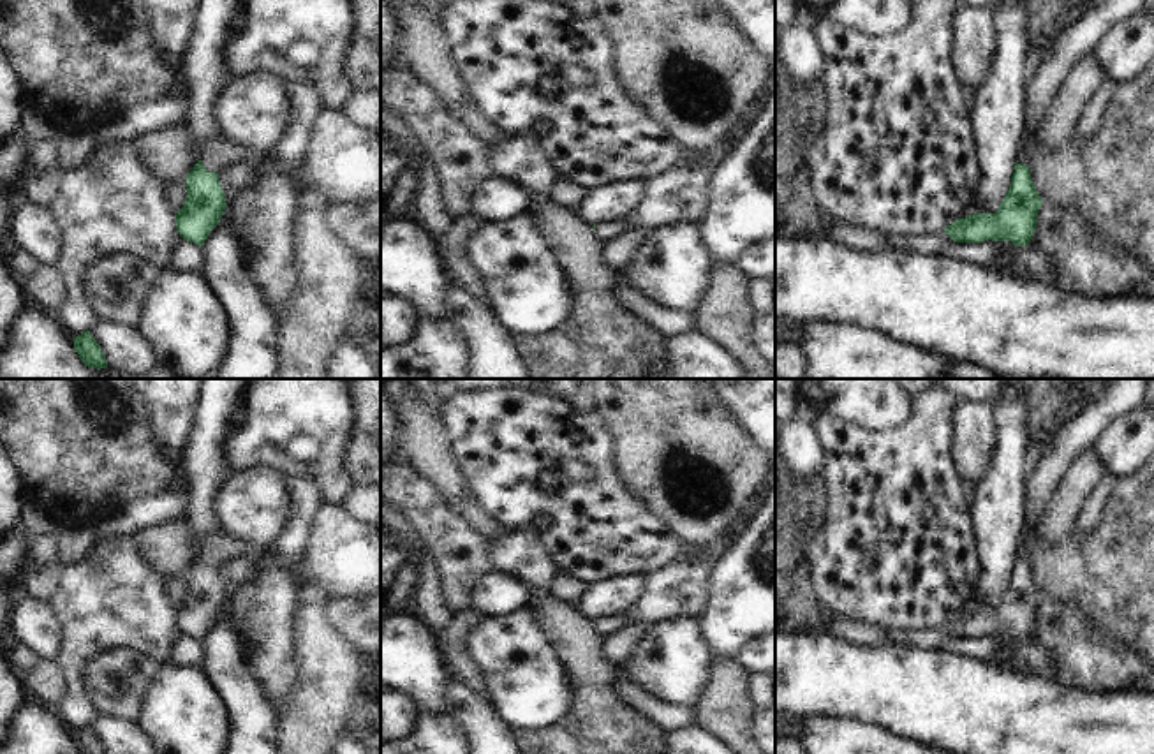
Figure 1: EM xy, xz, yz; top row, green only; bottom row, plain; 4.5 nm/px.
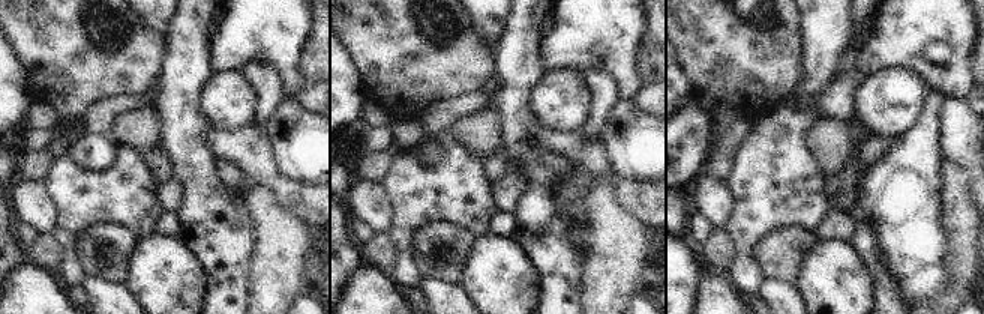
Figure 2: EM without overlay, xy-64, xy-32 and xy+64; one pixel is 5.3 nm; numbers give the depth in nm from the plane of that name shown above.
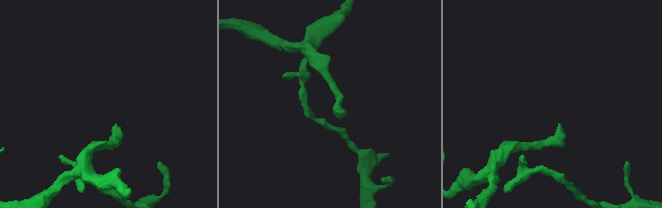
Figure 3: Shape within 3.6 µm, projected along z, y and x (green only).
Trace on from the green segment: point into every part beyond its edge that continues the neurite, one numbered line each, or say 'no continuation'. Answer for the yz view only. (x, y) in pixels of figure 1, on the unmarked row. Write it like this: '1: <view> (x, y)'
1: yz (1026, 539).

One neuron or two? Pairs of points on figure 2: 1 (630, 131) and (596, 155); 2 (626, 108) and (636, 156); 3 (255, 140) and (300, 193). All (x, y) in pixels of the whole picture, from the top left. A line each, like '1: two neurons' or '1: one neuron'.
1: two neurons
2: one neuron
3: one neuron

